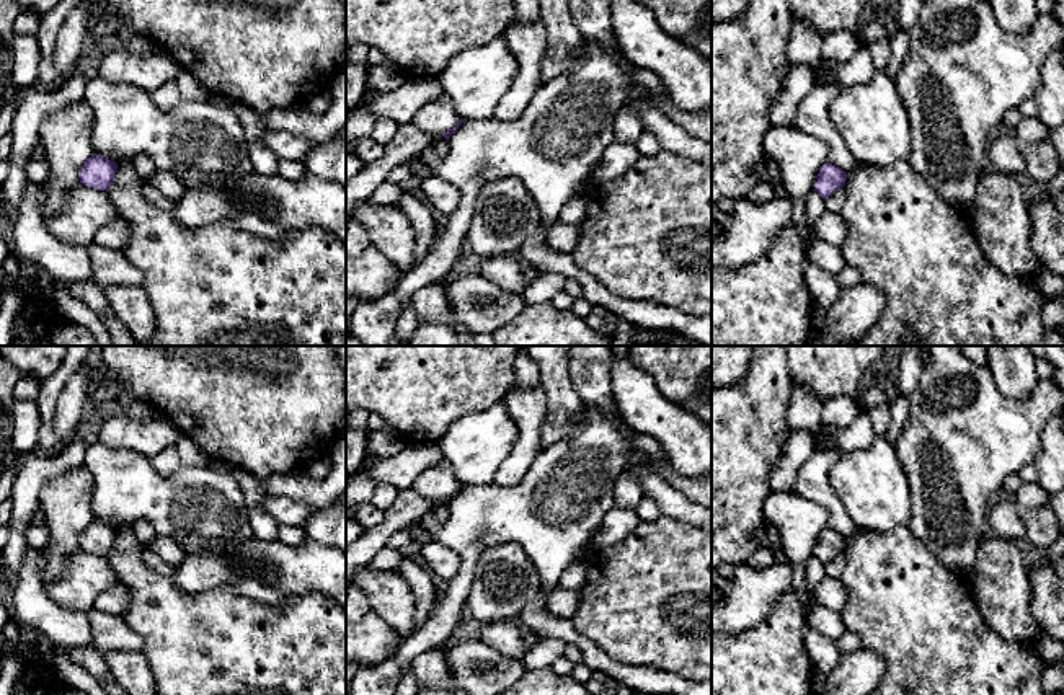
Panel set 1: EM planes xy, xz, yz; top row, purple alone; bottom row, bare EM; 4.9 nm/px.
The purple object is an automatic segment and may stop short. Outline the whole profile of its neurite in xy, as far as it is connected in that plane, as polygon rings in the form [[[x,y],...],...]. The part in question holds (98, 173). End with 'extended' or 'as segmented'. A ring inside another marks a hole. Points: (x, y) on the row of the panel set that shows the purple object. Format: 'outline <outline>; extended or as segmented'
outline [[[93,153],[78,171],[78,178],[82,184],[104,193],[114,183],[116,171],[116,162]]]; as segmented

